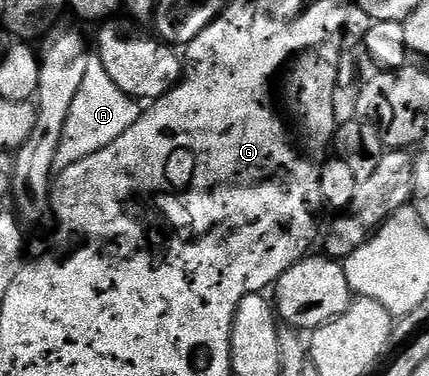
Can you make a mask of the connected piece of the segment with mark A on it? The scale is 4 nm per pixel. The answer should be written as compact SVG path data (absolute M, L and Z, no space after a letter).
M96 54L90 55L85 77L75 94L75 102L71 102L67 122L63 125L63 138L59 138L59 150L55 150L54 173L67 170L67 166L75 166L75 162L83 162L83 158L103 150L103 146L111 146L111 142L115 142L119 134L135 126L142 111L142 105L138 101L123 94L123 90L119 90L119 86L111 82L111 77L100 58Z

